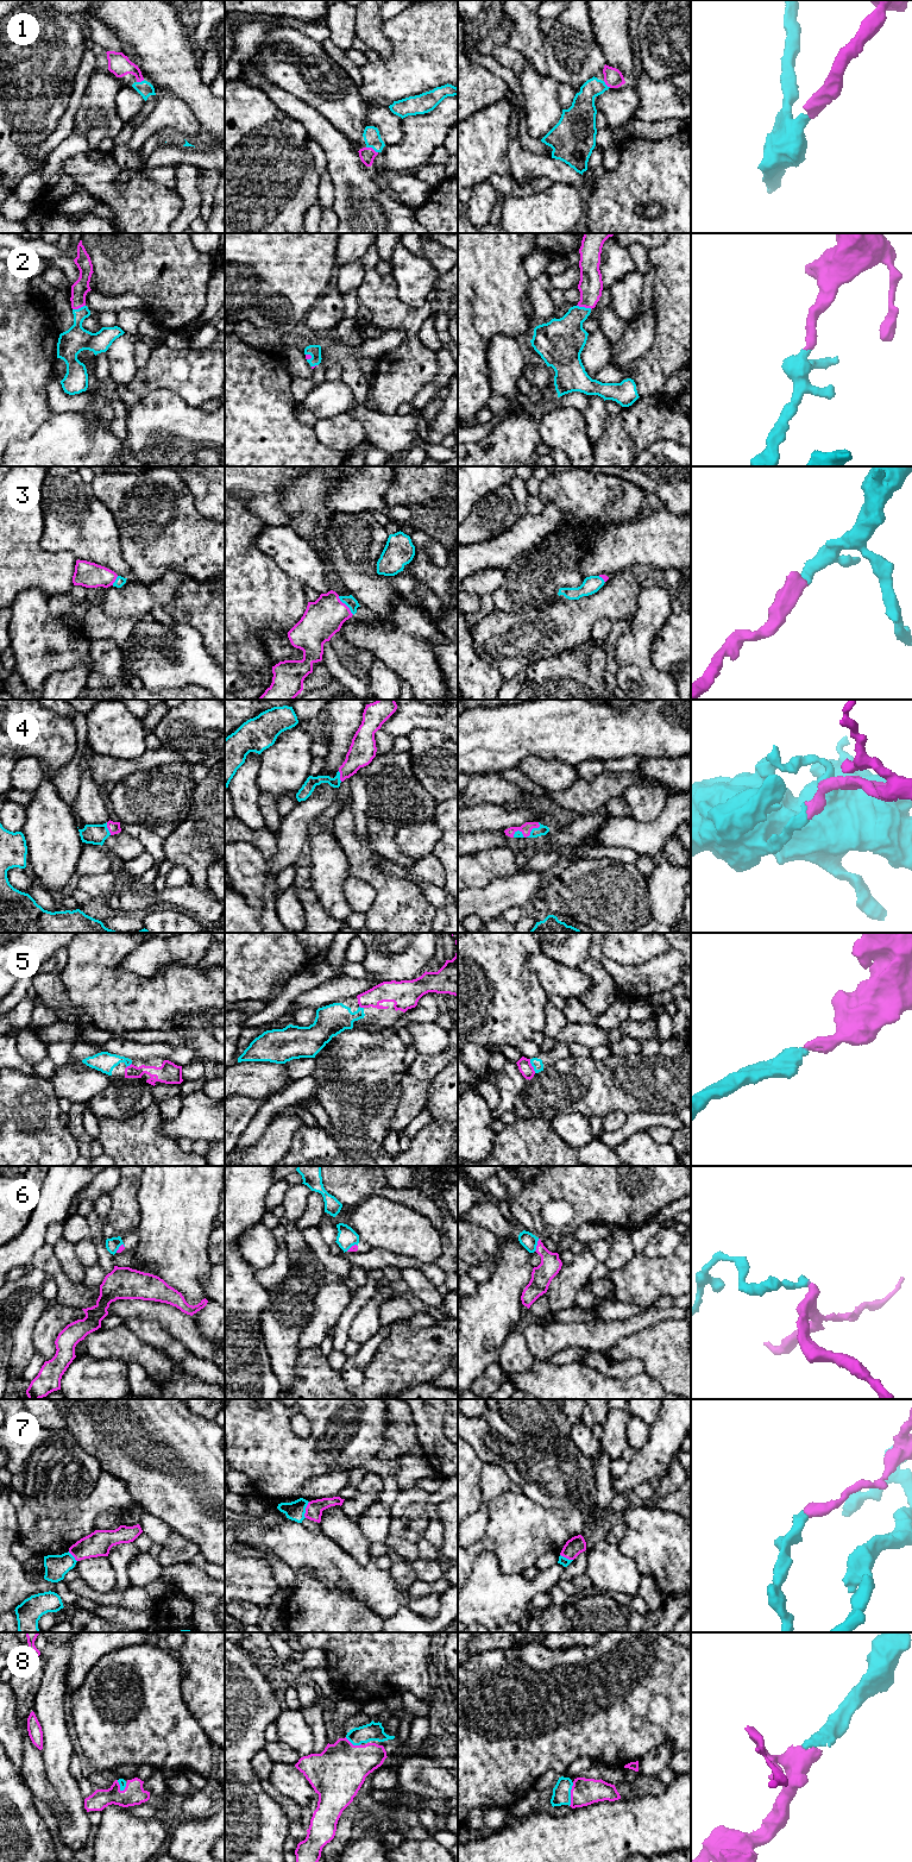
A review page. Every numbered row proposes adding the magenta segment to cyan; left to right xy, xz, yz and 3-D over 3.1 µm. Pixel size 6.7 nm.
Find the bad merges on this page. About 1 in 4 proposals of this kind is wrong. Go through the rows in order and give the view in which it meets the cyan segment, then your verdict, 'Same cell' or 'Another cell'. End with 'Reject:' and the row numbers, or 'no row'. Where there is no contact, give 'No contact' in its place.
1: Touches cyan in xz. Same cell
2: Touches cyan in yz. Same cell
3: Touches cyan in xz. Same cell
4: Touches cyan in yz. Same cell
5: Touches cyan in yz. Same cell
6: Touches cyan in yz. Another cell
7: Touches cyan in xz. Another cell
8: Touches cyan in yz. Same cell
Reject: 6, 7

